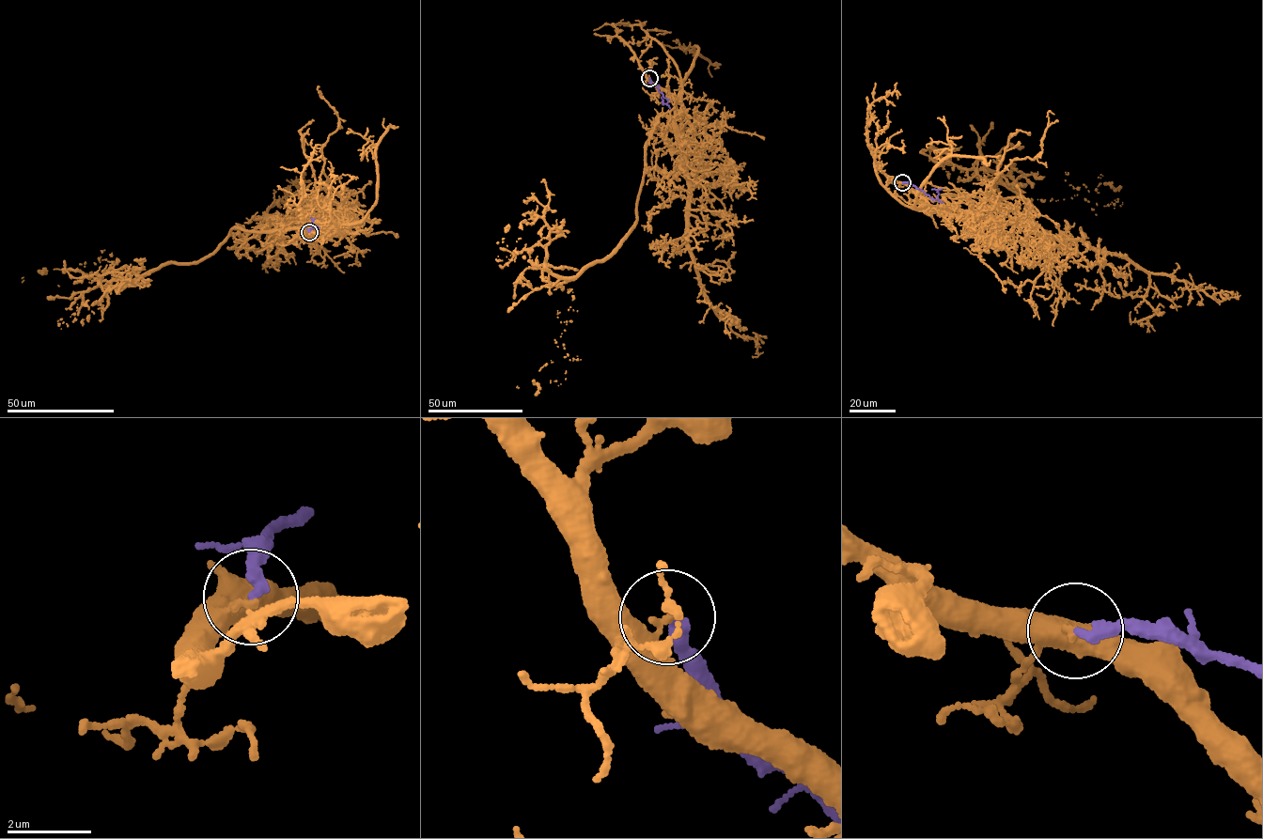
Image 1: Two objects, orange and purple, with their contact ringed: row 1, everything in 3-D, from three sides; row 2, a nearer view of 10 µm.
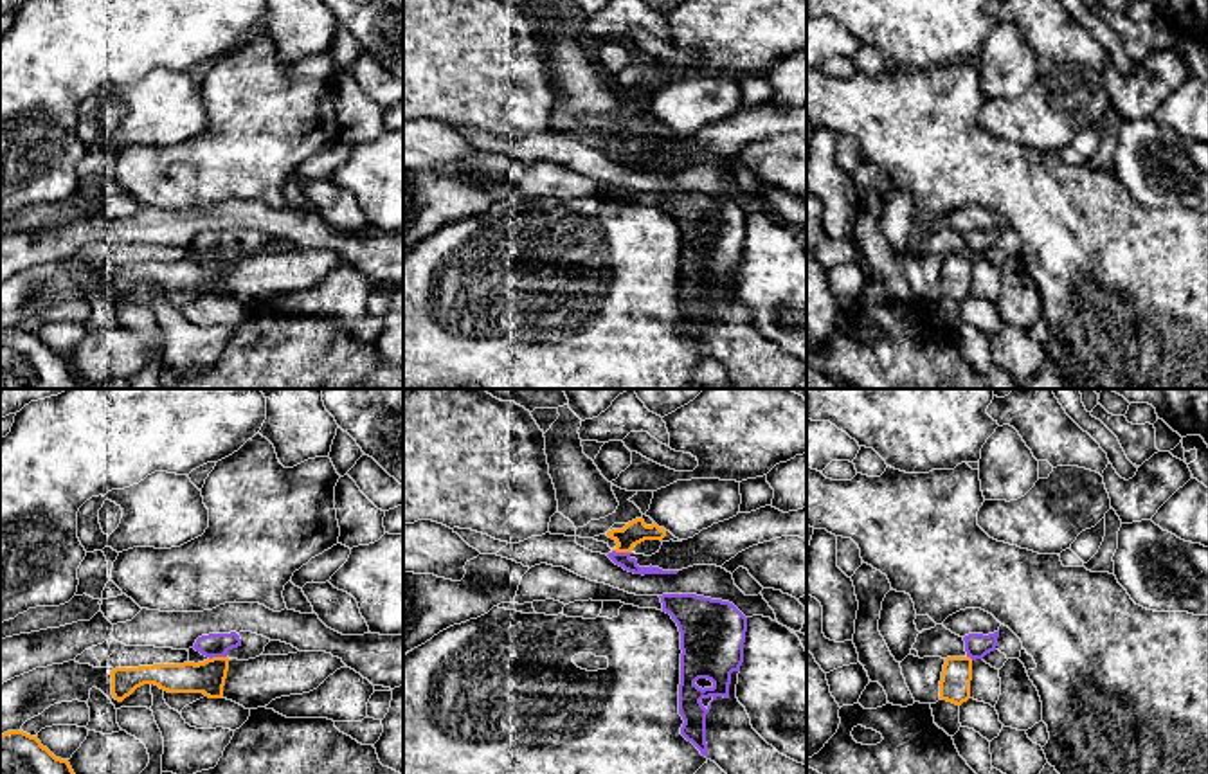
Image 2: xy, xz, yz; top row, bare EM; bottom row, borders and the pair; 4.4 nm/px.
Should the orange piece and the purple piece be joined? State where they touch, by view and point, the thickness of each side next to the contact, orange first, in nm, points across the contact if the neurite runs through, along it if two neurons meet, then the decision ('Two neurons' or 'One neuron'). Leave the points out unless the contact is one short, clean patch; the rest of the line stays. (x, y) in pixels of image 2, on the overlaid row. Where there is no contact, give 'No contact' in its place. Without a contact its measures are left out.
Touches orange at xz (622, 551). Thickness 110 nm (orange) against 70 nm. Boundary: xz (613, 549), (631, 553). Two neurons

